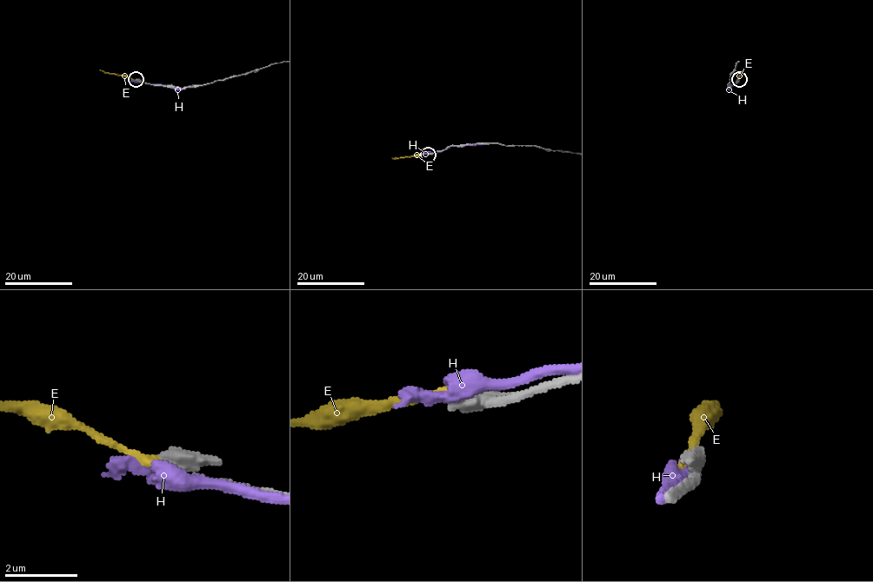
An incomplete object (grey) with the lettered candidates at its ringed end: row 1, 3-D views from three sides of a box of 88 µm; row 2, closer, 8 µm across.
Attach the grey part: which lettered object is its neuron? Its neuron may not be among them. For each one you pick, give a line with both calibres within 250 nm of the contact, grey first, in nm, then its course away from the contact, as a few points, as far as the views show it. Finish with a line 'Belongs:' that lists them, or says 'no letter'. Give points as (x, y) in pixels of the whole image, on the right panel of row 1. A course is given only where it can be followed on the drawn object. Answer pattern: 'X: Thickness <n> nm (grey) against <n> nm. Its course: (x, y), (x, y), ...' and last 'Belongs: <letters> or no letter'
Belongs: no letter

